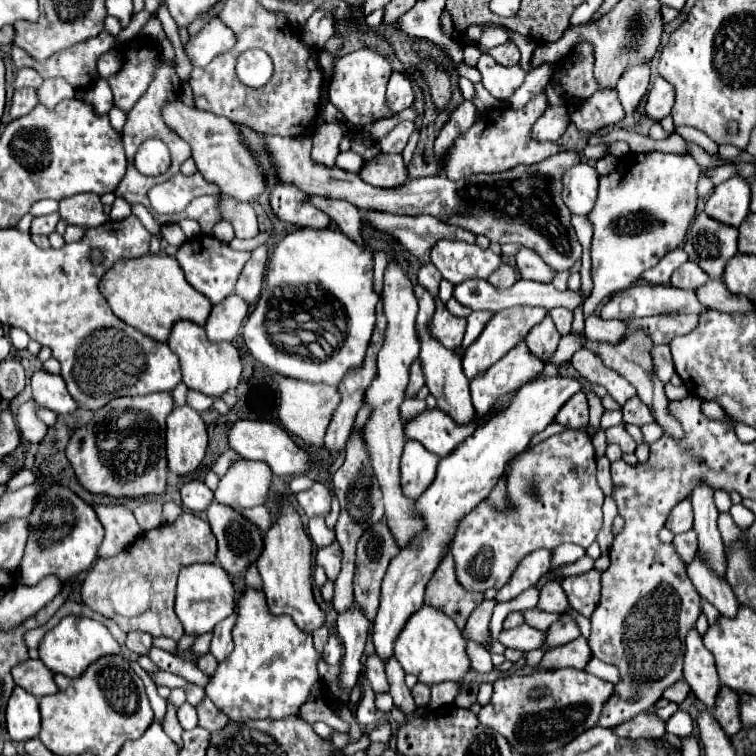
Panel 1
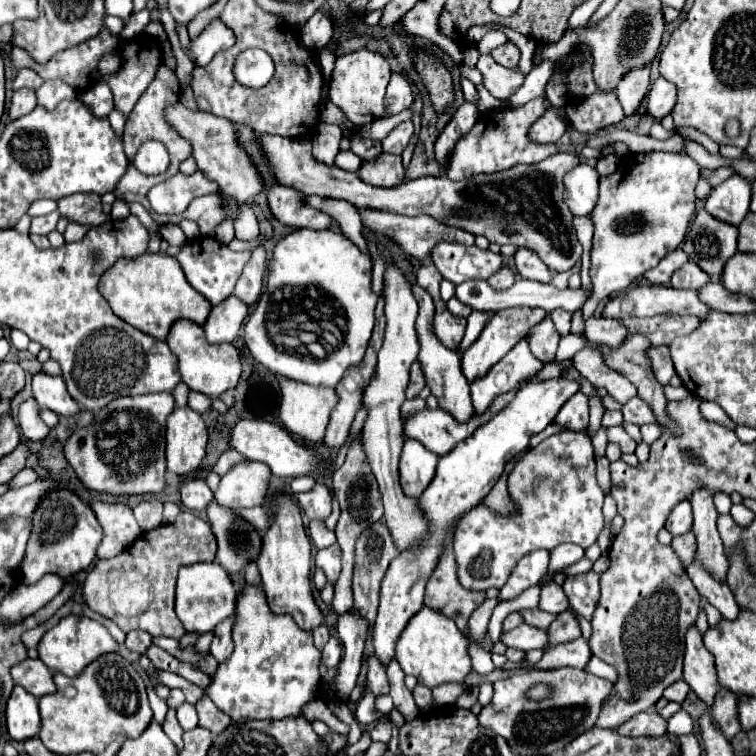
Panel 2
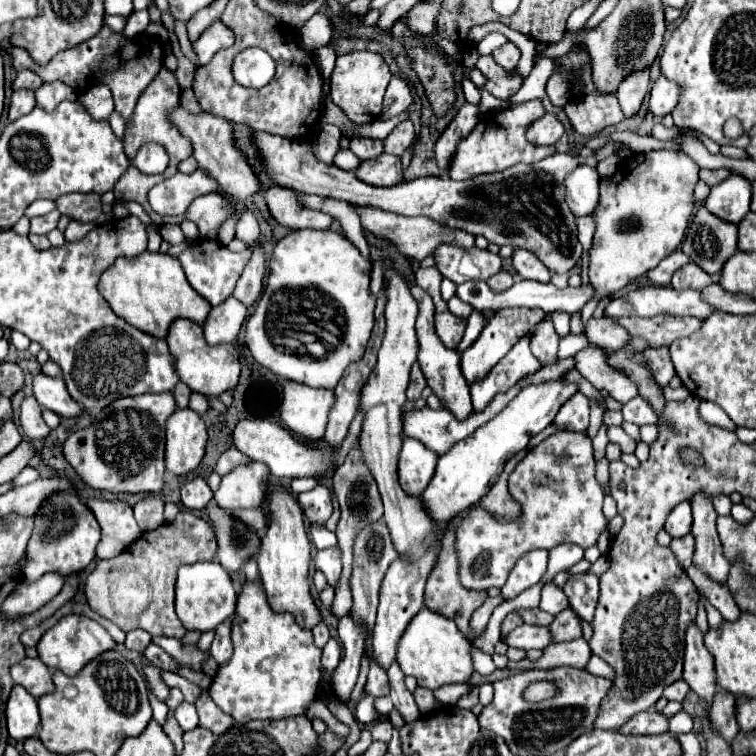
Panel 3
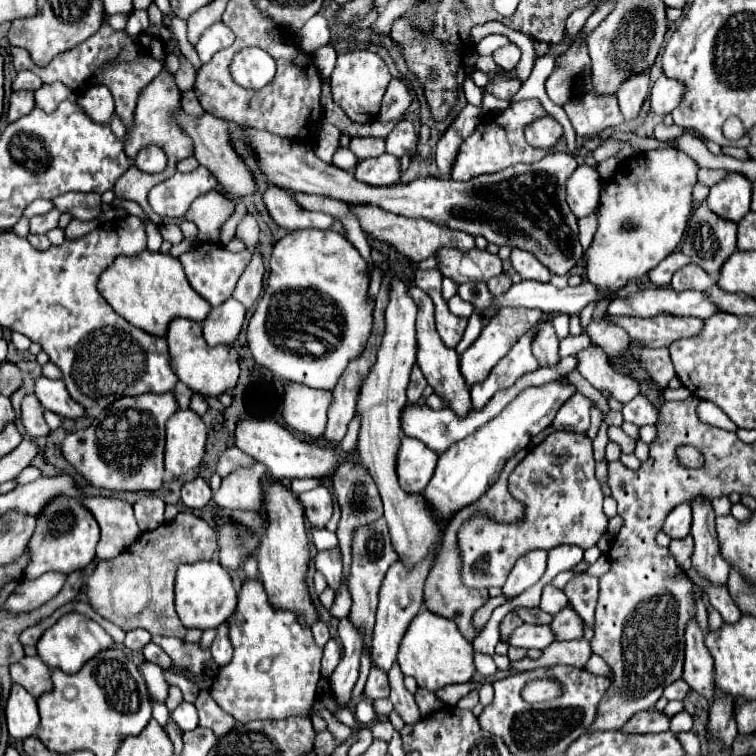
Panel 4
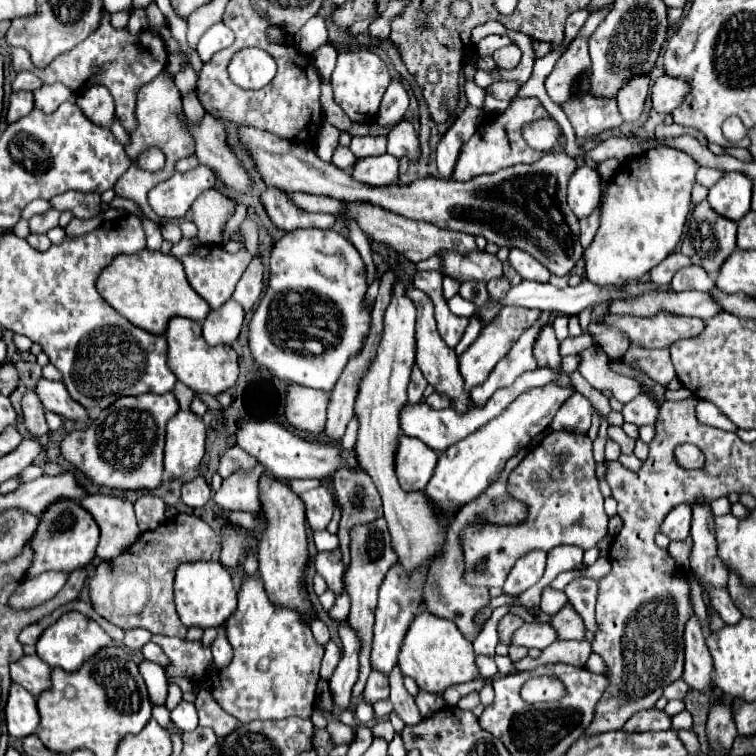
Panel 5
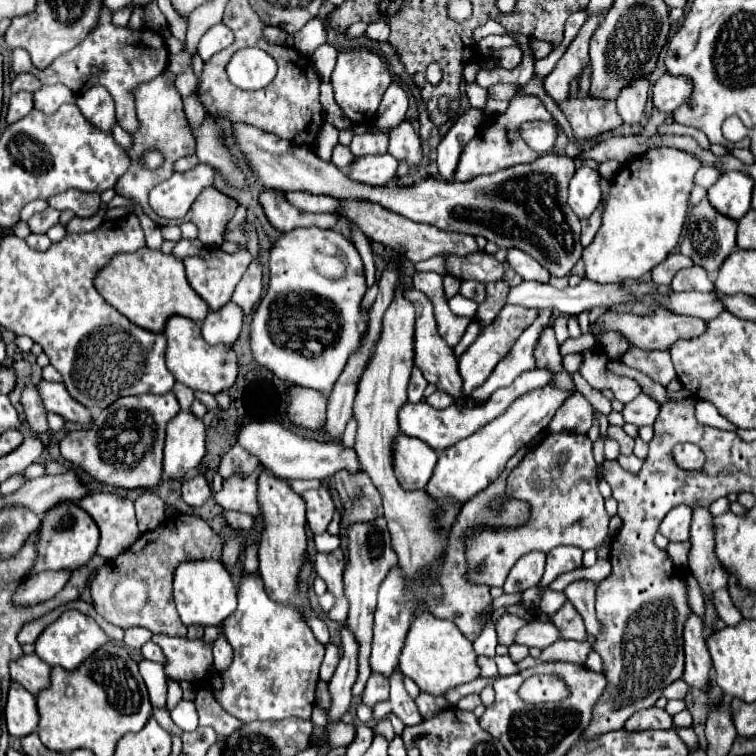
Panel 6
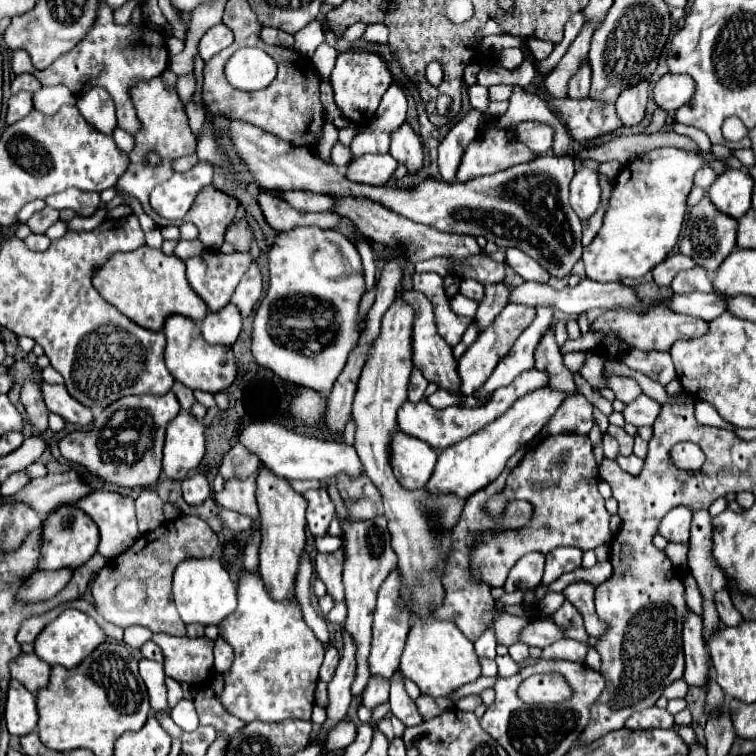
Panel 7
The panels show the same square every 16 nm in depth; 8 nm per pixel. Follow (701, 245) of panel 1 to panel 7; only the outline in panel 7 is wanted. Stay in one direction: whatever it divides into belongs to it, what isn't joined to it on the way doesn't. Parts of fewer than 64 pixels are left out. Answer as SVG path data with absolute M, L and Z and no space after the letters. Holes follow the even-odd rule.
M706 192L704 198L694 208L690 208L690 214L686 216L684 232L680 240L680 252L686 256L692 256L692 260L696 260L696 264L702 266L704 270L714 272L722 264L722 260L736 248L736 226L738 222L732 216L712 206L710 196Z

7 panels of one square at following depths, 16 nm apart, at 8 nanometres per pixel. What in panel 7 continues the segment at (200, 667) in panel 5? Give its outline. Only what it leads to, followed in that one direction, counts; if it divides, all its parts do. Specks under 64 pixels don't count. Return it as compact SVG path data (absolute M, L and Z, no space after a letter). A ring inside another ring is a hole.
M154 634L152 640L162 648L164 672L180 684L202 688L208 684L214 668L214 640Z

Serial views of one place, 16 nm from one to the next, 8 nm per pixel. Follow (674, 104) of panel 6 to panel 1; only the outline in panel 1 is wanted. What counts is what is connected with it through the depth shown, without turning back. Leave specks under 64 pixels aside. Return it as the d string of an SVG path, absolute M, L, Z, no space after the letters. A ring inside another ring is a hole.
M656 78L650 92L648 92L648 102L646 102L646 116L652 120L662 120L668 116L676 102L676 90L672 84L668 84L664 78Z

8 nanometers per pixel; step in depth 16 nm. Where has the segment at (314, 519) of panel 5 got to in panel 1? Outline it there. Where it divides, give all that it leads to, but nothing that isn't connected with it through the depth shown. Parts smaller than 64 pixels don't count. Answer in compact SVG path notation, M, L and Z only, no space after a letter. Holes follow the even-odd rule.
M316 482L310 490L304 490L304 492L298 492L296 494L296 500L300 504L300 508L306 512L308 518L324 518L330 514L330 500L332 500L332 494L328 490L328 486Z

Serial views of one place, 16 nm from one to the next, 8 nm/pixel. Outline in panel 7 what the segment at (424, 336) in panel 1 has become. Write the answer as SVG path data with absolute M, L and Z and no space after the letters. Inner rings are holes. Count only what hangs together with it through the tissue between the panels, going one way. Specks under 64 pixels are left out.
M408 290L408 292L402 292L400 298L414 308L414 326L412 326L412 362L414 366L424 374L424 378L428 382L436 382L440 388L452 392L452 394L458 394L458 386L460 386L460 380L458 380L458 374L456 374L456 360L452 356L452 348L442 340L442 336L436 332L436 326L434 326L434 314L432 314L432 304L430 300L420 294L420 292L414 292L414 290Z

